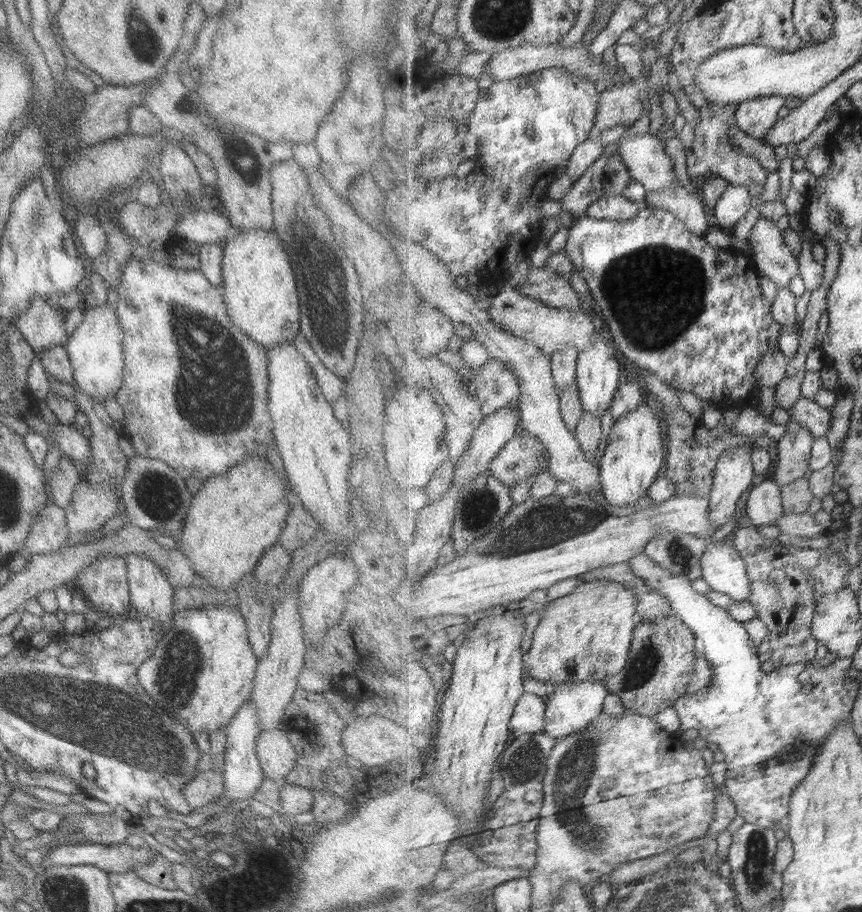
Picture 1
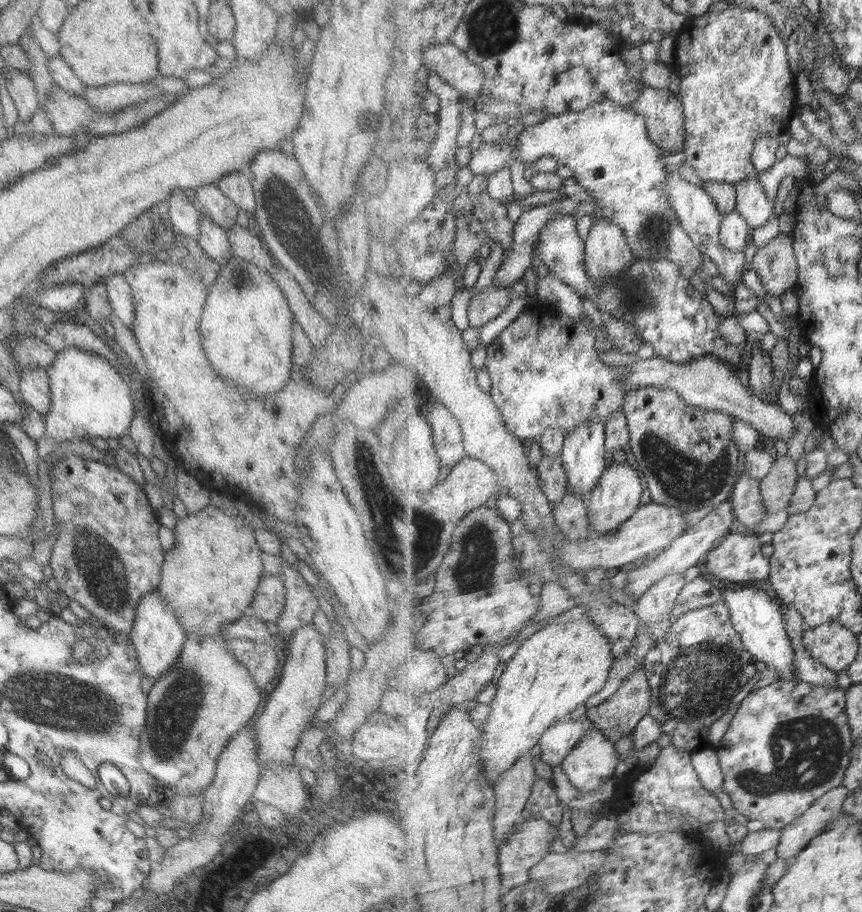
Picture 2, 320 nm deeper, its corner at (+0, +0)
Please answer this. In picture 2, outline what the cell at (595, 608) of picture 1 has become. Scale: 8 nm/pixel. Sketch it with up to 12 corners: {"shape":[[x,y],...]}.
{"shape":[[589,616],[546,625],[506,662],[484,730],[494,784],[603,690]]}

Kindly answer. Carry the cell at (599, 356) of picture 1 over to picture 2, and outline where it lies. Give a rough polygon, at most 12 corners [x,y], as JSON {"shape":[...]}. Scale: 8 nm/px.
{"shape":[[606,423],[566,435],[568,488],[589,499],[607,470]]}

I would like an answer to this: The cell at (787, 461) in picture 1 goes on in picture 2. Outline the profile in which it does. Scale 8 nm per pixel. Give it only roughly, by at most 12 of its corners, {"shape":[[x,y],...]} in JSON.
{"shape":[[779,456],[760,482],[769,515],[787,511],[800,481],[797,464]]}

